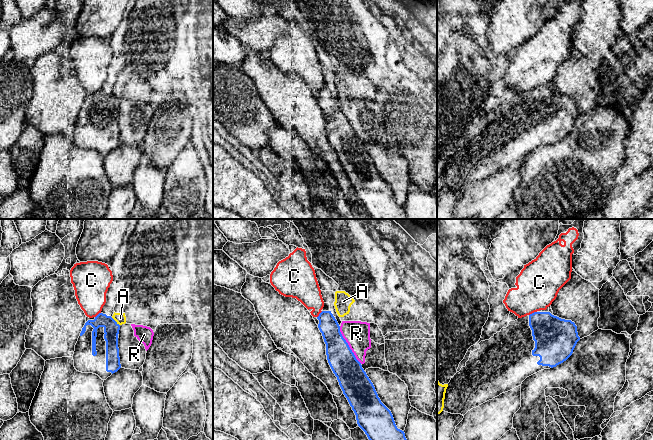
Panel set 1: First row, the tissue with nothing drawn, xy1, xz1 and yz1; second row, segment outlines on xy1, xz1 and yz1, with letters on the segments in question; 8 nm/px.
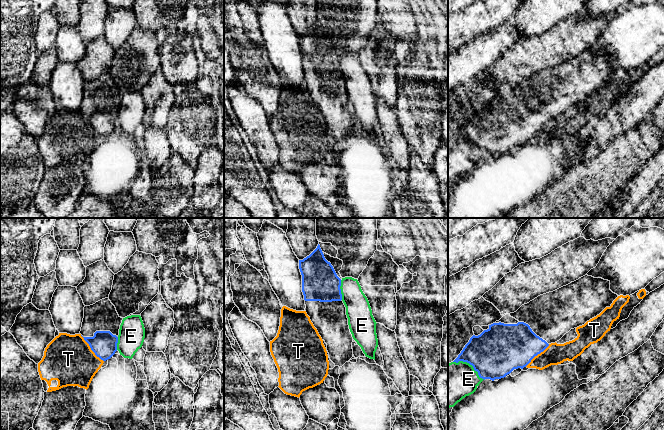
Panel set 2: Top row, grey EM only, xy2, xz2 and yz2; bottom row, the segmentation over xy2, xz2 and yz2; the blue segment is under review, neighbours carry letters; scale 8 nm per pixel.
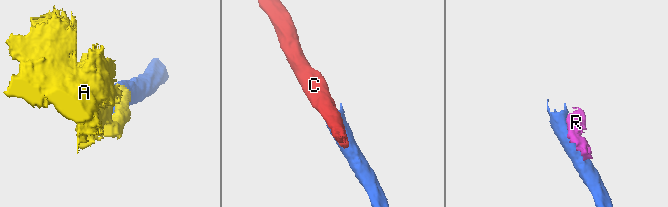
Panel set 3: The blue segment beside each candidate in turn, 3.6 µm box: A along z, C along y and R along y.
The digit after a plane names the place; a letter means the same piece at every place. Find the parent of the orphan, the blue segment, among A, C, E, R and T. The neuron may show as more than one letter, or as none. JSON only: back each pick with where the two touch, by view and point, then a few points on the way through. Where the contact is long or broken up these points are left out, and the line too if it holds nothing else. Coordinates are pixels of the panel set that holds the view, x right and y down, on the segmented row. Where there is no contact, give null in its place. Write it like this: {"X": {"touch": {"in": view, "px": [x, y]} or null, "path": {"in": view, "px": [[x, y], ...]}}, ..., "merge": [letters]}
{"merge": []}

